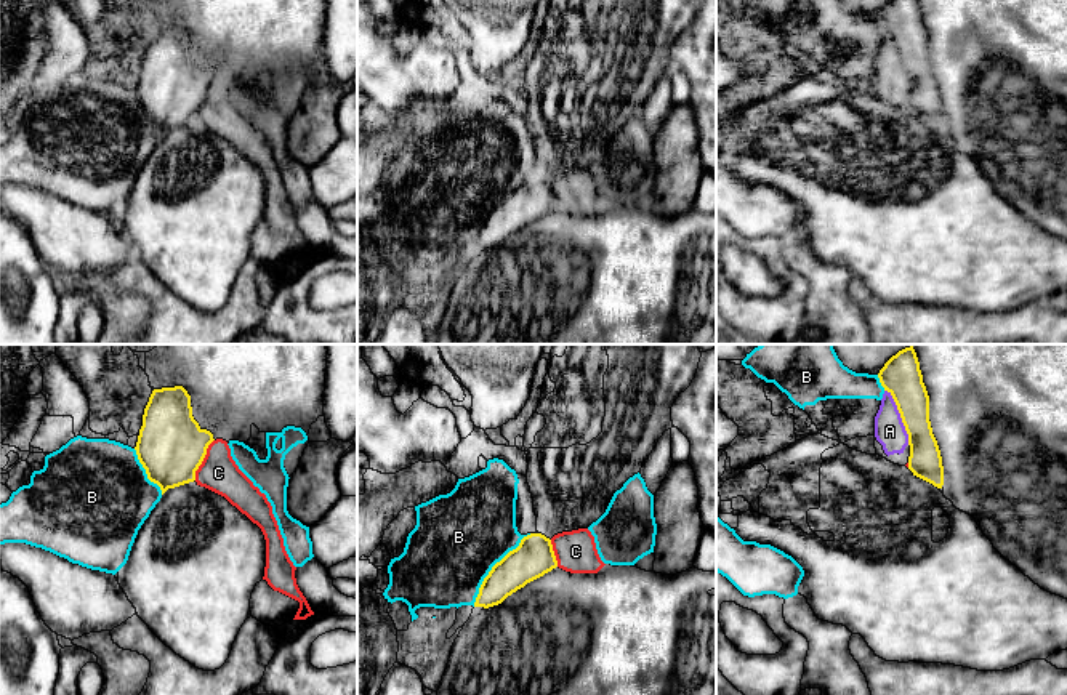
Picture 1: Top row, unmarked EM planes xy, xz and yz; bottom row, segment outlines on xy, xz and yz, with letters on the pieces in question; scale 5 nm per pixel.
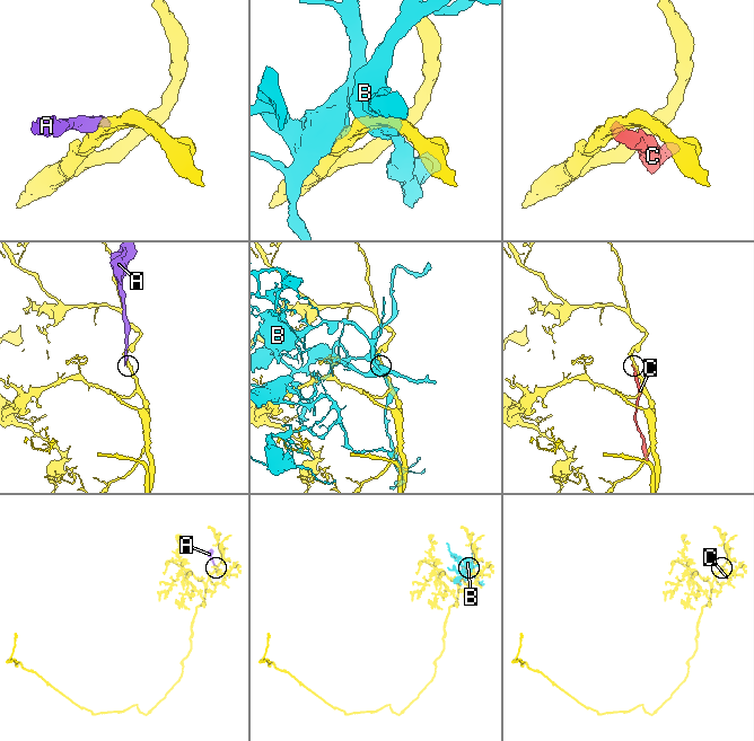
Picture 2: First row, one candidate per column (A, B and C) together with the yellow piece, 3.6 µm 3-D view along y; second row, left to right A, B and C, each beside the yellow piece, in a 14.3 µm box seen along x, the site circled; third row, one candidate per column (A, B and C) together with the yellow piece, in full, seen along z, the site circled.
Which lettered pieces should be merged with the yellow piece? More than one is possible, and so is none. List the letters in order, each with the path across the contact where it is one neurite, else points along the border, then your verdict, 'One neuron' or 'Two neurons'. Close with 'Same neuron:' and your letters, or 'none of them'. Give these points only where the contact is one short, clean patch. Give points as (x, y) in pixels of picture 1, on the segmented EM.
A: Boundary: yz (885, 389), (896, 405), (909, 444). Two neurons
B: Two neurons
C: Boundary: xy (213, 439), (194, 479). Two neurons
Same neuron: none of them

